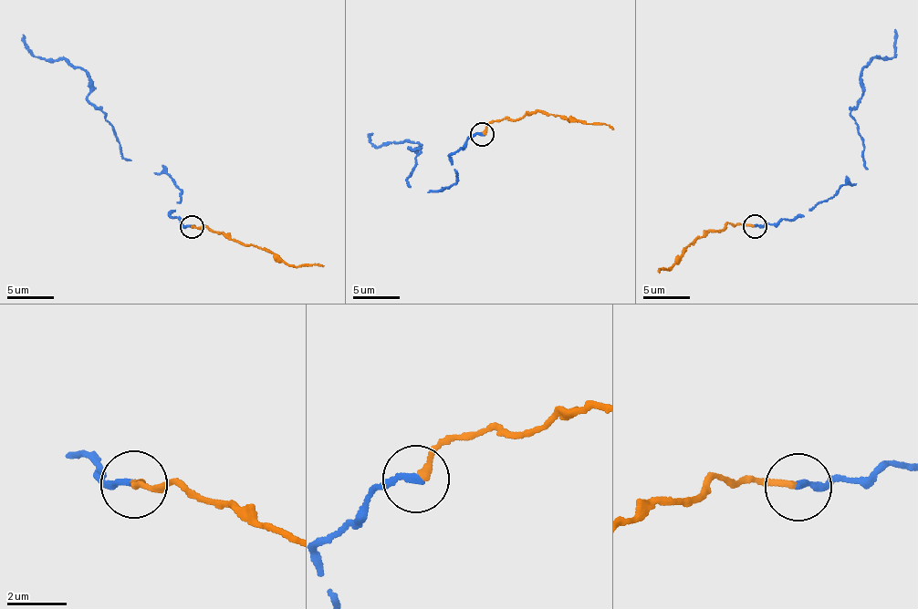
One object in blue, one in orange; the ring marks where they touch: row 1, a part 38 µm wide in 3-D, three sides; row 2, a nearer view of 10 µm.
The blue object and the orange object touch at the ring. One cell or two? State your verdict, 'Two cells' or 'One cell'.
One cell

